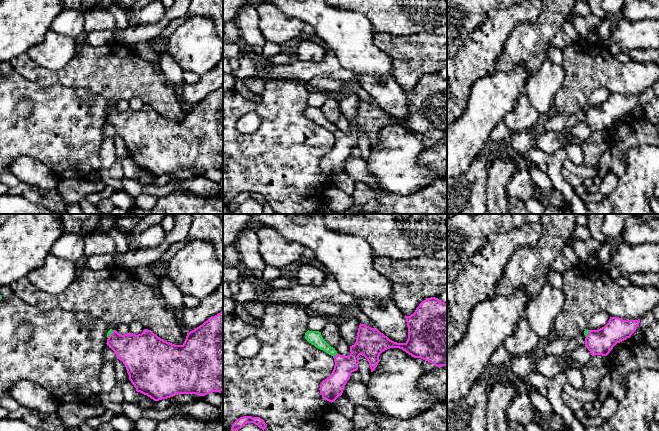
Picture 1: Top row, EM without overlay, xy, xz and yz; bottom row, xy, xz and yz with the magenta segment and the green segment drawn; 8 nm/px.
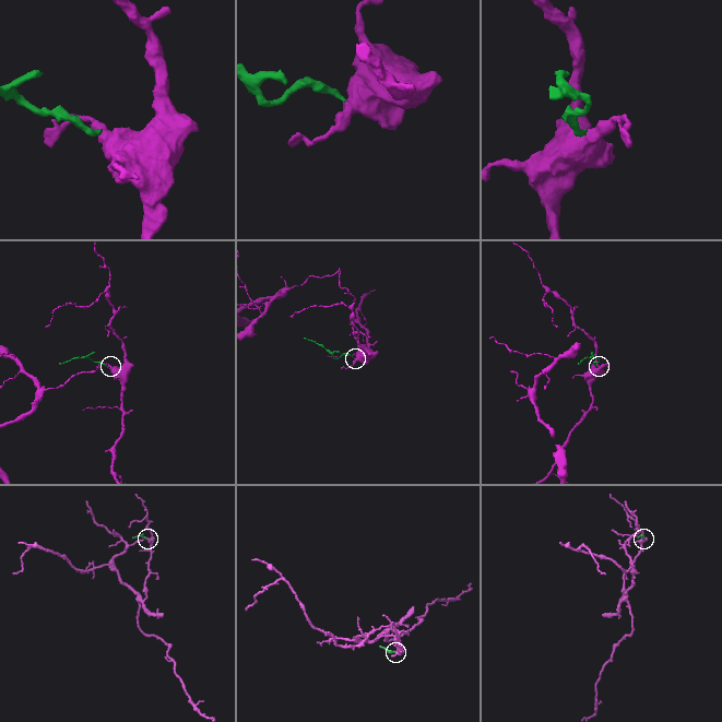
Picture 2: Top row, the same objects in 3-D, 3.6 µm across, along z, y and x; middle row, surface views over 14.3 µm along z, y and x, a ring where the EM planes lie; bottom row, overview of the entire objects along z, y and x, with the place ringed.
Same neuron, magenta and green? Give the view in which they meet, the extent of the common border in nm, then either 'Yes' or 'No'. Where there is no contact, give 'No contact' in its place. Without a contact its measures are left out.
Touches magenta in xz. Shared border 50 nm. No

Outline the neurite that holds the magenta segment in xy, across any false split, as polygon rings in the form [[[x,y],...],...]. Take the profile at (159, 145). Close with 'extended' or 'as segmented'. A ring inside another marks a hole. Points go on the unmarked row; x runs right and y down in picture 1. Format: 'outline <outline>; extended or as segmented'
outline [[[223,86],[187,109],[182,121],[164,117],[148,105],[138,111],[120,111],[113,106],[106,120],[125,141],[136,167],[154,177],[178,170],[205,172],[223,166]]]; as segmented

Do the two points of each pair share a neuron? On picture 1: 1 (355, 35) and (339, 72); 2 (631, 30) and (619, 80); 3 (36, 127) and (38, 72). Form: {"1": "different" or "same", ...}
{"1": "different", "2": "different", "3": "different"}

